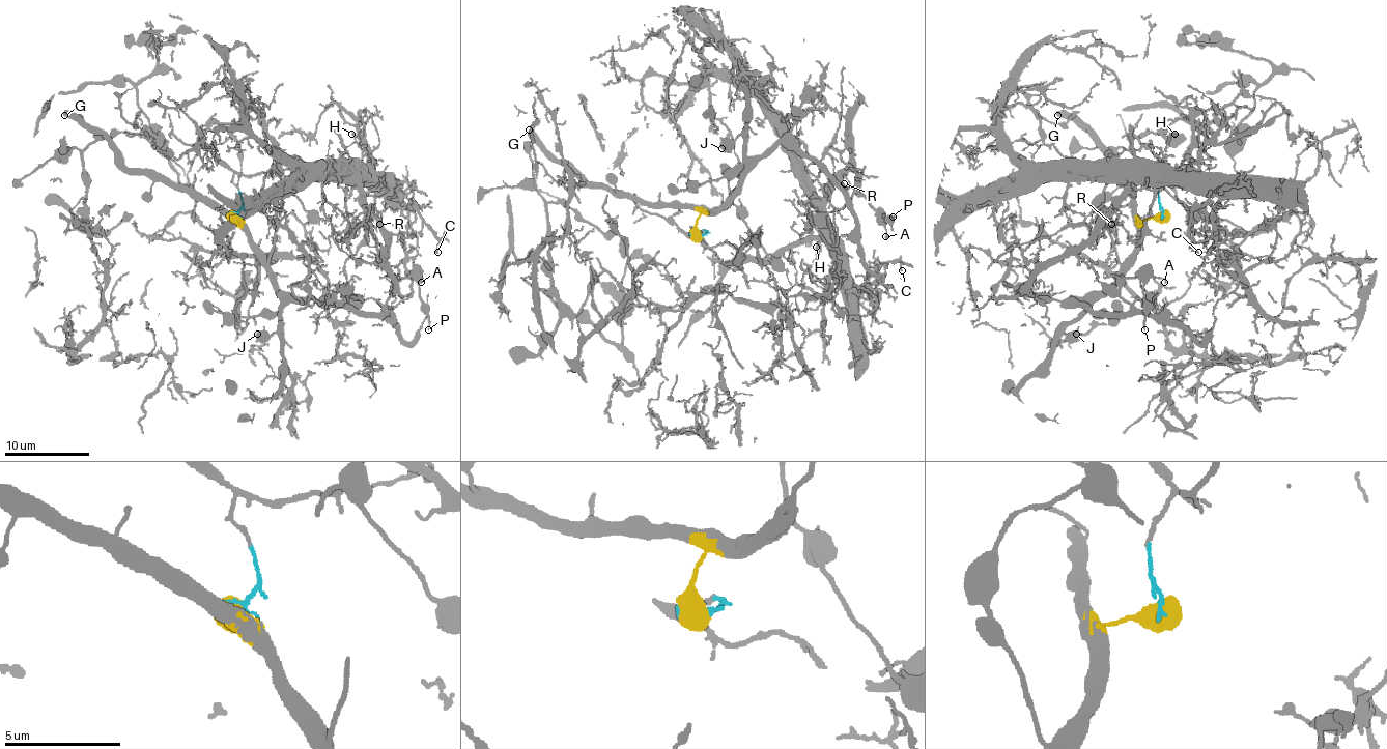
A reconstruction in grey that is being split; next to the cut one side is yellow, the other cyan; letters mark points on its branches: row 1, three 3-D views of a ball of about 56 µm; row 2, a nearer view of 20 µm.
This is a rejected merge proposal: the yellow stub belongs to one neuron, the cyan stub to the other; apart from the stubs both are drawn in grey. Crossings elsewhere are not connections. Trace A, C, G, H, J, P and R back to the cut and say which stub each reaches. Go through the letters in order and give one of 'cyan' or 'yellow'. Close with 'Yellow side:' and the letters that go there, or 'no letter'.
A: yellow
C: cyan
G: yellow
H: cyan
J: yellow
P: yellow
R: cyan
Yellow side: A, G, J, P

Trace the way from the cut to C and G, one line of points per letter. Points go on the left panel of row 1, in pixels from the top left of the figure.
C: (231, 212), (242, 206), (237, 172), (269, 172), (296, 160), (327, 178), (356, 178), (411, 204), (439, 252)
G: (231, 214), (235, 221), (144, 174), (134, 174), (100, 134), (93, 134), (77, 119), (64, 115)

